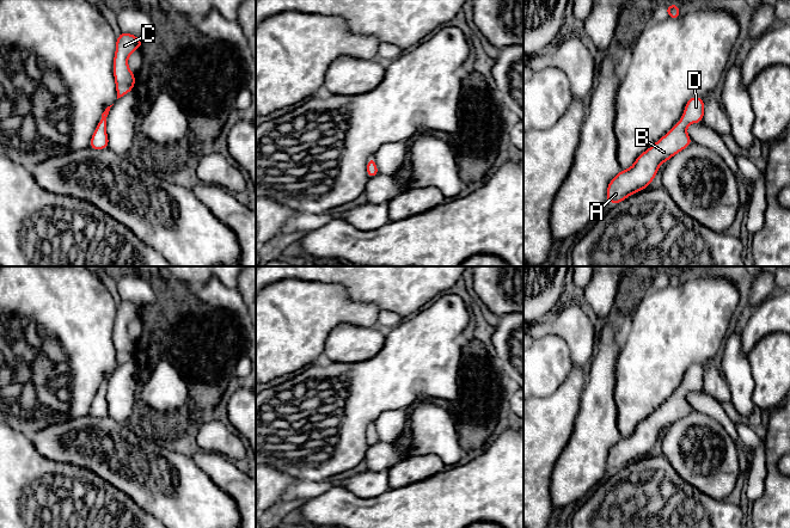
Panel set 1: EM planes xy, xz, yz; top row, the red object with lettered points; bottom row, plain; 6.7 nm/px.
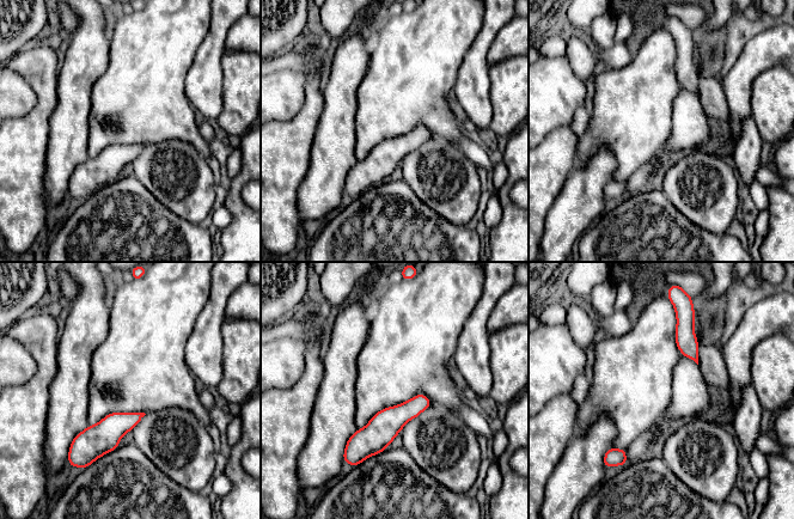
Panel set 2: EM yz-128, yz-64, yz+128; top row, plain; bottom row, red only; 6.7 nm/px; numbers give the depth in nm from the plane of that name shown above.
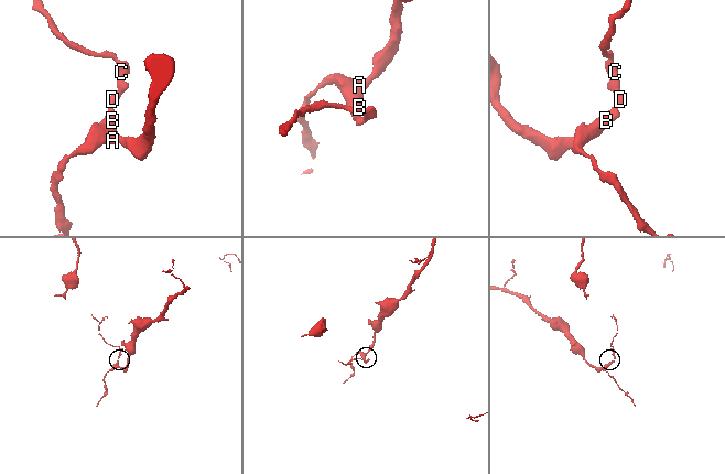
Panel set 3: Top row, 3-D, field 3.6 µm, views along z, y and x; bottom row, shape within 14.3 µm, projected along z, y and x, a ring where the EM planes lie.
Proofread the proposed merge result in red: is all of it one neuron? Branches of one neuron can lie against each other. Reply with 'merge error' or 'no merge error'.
no merge error

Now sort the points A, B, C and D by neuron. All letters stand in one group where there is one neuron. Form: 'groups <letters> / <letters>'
groups A B C D

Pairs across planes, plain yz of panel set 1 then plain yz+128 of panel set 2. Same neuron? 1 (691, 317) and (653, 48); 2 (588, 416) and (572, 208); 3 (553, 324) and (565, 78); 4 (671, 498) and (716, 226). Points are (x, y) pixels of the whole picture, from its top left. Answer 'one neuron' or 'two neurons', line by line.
1: one neuron
2: one neuron
3: two neurons
4: two neurons

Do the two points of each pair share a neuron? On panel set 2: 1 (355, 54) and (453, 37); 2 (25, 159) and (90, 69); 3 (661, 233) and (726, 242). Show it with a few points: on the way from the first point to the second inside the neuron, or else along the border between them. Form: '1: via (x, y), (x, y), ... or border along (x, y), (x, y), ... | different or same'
1: border along (371, 54), (368, 68), (361, 80) | different
2: border along (56, 99), (44, 154) | different
3: via (677, 242), (710, 242) | same

